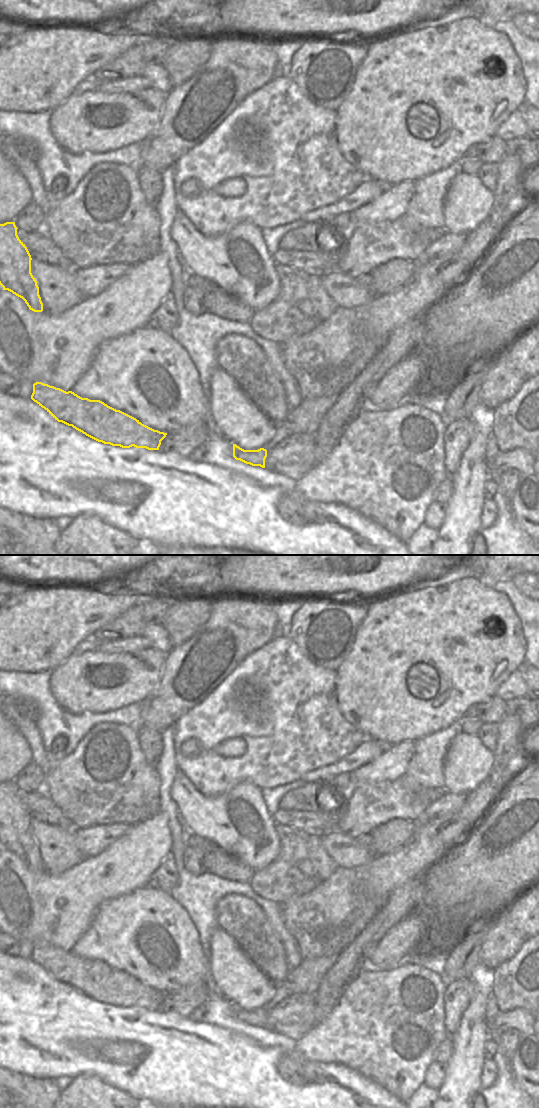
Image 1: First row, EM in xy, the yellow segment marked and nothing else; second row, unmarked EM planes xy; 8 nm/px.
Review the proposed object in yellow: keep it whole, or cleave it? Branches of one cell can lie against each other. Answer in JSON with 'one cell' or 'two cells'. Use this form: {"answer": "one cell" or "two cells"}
{"answer": "two cells"}

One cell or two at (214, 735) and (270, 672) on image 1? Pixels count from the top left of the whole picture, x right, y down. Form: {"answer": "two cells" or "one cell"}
{"answer": "one cell"}

